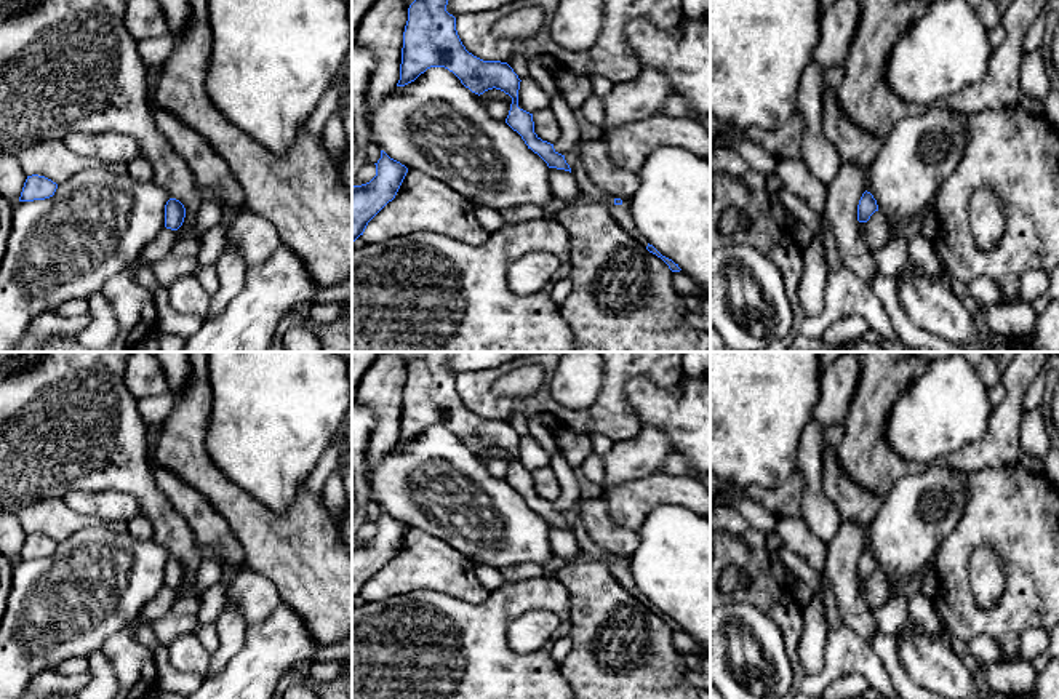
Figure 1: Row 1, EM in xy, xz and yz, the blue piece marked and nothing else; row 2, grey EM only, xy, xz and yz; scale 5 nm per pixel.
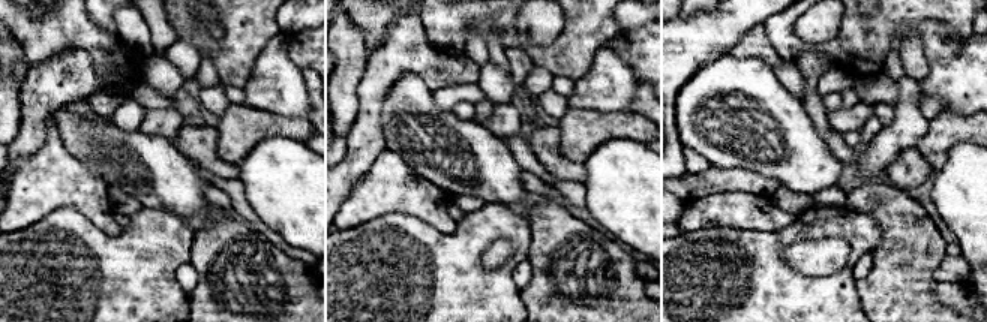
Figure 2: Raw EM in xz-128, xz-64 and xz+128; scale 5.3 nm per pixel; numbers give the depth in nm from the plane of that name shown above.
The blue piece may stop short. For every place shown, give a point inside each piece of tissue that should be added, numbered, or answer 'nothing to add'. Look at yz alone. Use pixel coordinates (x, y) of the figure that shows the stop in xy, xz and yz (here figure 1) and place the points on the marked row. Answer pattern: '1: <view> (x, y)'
nothing to add

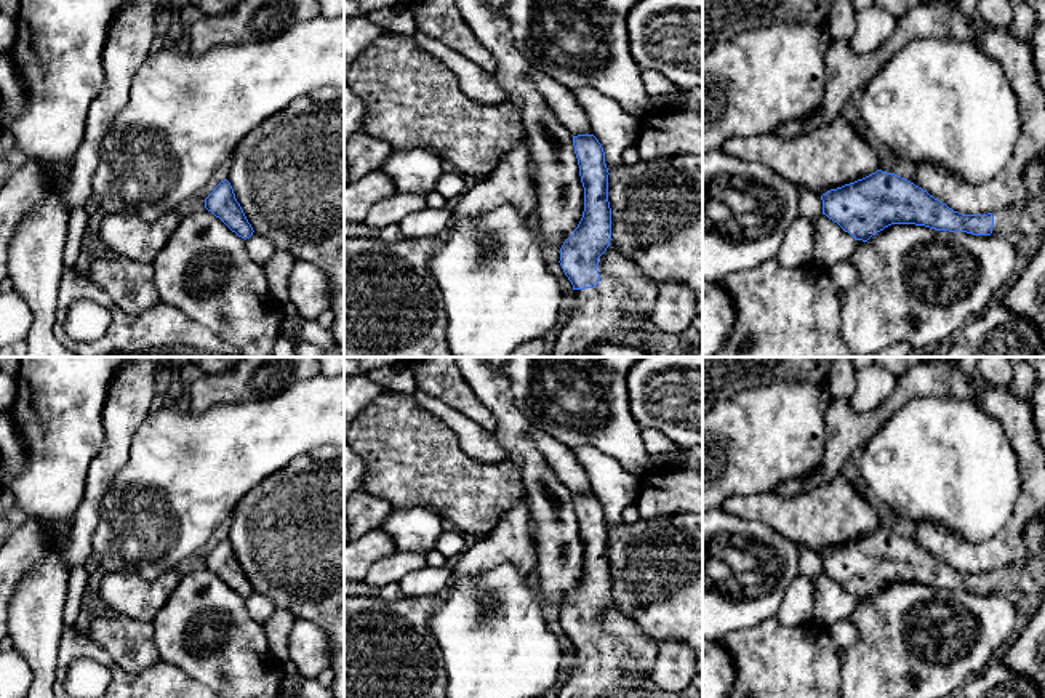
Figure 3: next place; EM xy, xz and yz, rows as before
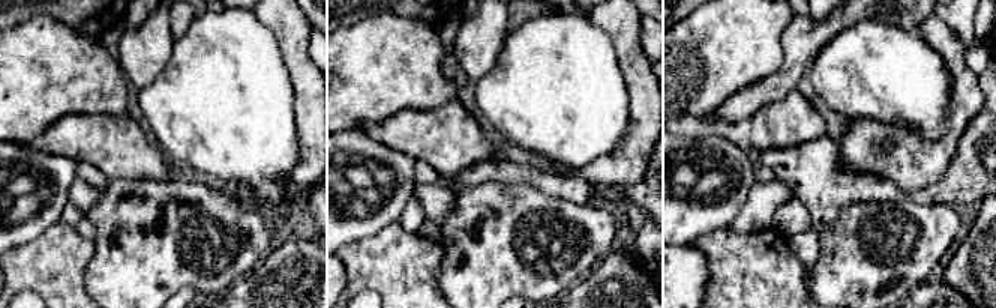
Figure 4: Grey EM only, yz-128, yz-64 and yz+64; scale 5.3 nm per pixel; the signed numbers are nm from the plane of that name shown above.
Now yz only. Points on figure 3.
1: yz (1029, 218)

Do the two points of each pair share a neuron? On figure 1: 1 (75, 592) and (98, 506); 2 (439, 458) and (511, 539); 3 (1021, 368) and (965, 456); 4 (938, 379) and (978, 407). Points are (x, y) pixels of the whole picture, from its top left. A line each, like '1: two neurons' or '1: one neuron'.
1: two neurons
2: one neuron
3: one neuron
4: one neuron

